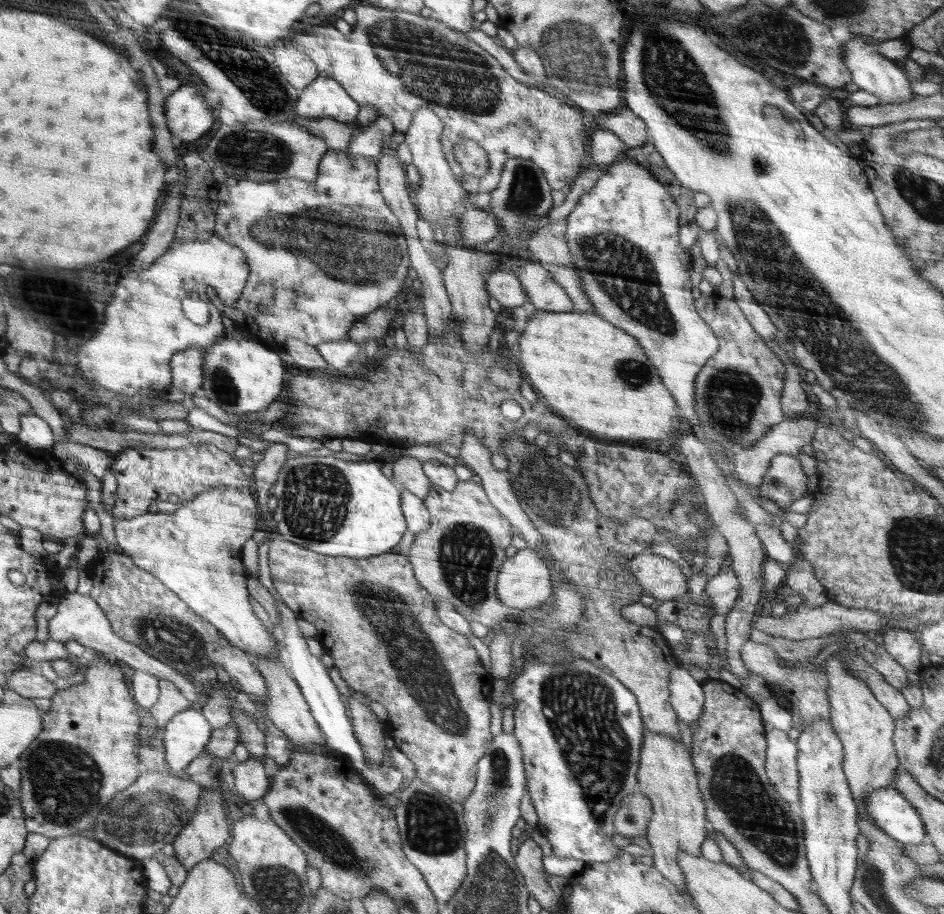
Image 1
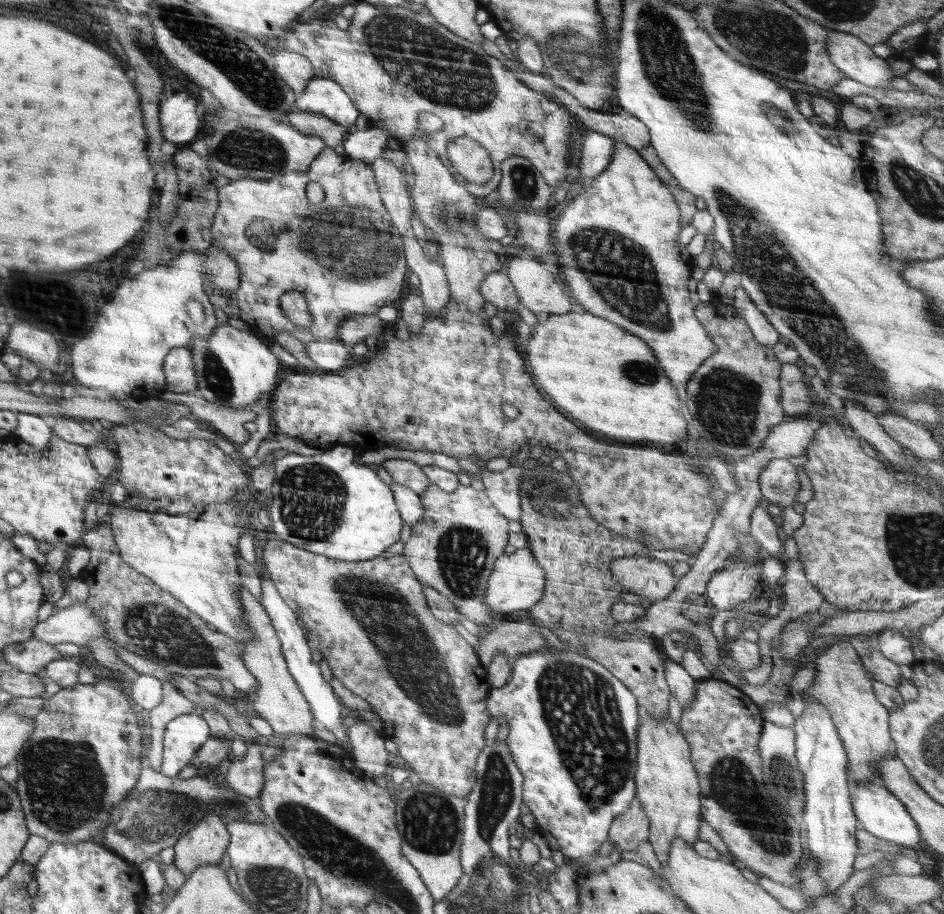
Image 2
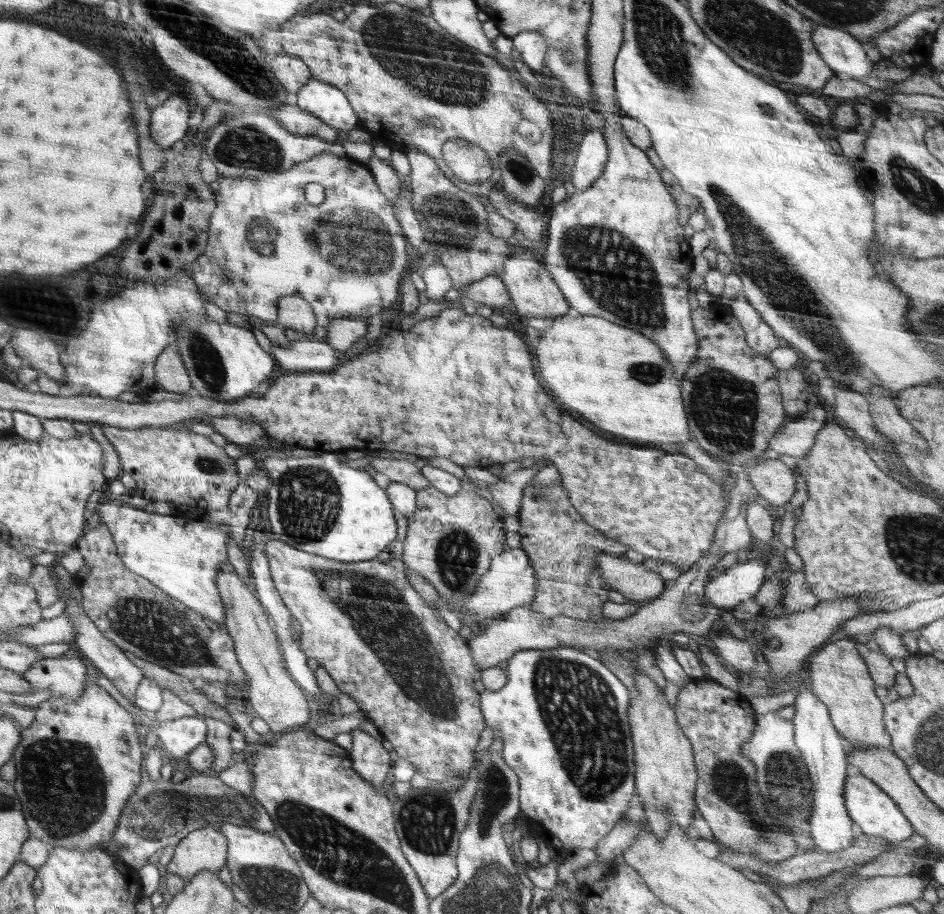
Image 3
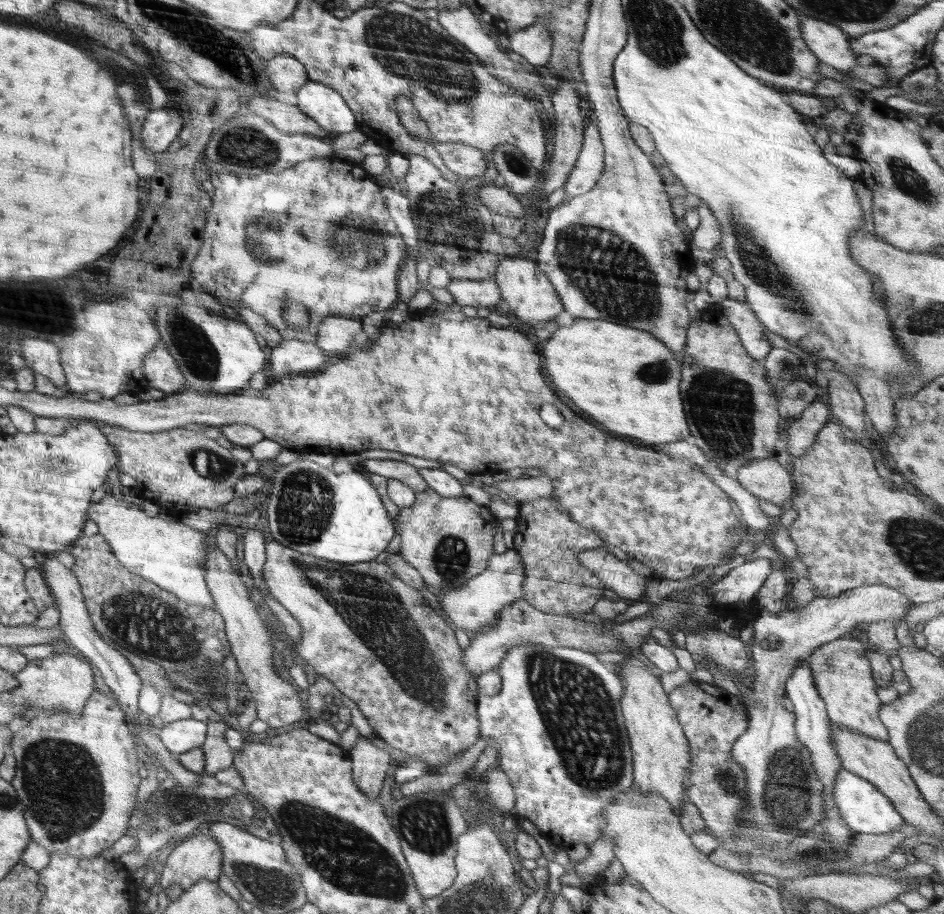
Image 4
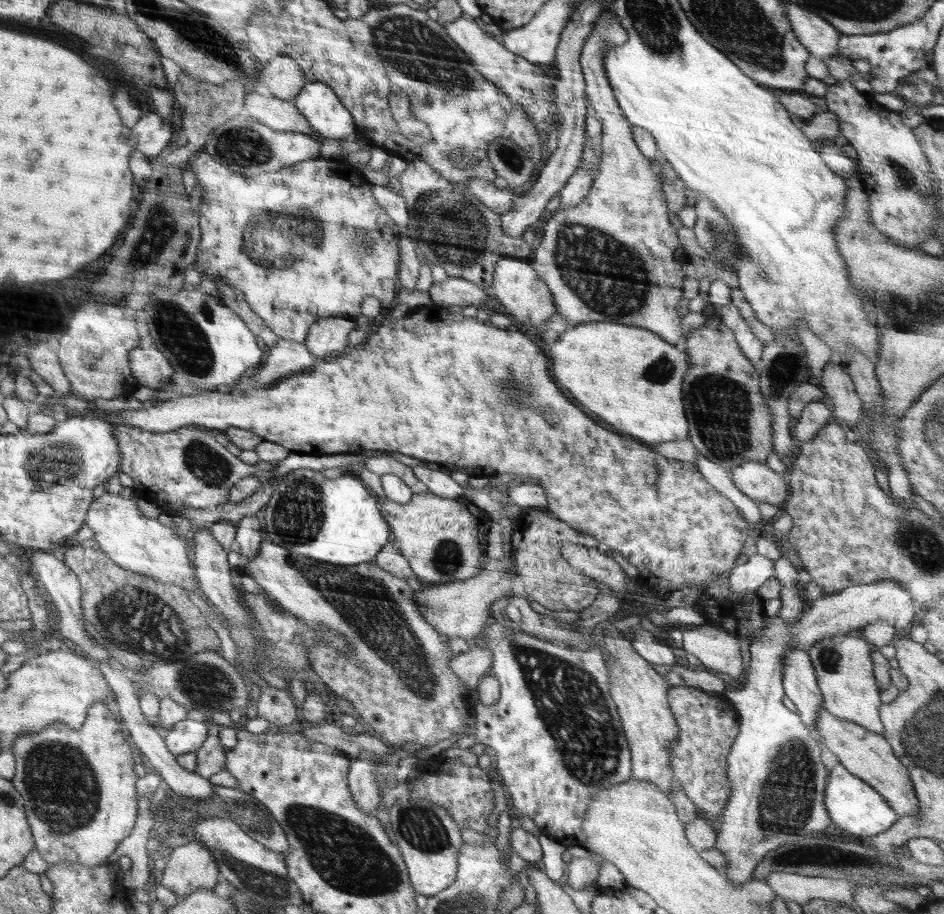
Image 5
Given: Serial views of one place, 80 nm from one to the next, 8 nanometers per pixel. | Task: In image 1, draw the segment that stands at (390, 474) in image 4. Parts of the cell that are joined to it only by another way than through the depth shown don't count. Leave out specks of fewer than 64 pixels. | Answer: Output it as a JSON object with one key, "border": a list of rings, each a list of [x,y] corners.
{"border":[[[402,457],[392,460],[392,472],[396,482],[400,482],[402,488],[409,490],[412,494],[423,499],[429,492],[432,486],[431,480],[423,471],[423,463],[414,457]]]}

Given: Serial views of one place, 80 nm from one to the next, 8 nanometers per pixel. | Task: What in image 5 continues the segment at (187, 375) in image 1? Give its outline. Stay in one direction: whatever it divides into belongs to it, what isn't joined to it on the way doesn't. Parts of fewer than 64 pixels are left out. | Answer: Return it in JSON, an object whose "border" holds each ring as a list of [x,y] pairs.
{"border":[[[134,347],[129,350],[130,371],[132,376],[144,385],[159,389],[172,380],[174,369],[170,367],[168,359],[156,348]]]}

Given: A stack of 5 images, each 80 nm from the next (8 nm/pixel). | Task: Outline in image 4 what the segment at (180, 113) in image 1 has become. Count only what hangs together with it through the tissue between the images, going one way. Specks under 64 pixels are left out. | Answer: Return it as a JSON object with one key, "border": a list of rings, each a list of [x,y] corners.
{"border":[[[176,104],[168,109],[150,109],[140,130],[140,142],[152,153],[165,153],[182,130],[182,114]]]}

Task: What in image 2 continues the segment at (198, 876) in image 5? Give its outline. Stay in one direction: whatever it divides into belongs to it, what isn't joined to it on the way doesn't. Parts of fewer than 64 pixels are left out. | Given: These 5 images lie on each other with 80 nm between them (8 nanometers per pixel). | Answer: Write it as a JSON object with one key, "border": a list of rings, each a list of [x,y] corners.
{"border":[[[211,814],[176,842],[173,865],[189,876],[199,866],[219,865],[218,860],[222,858],[226,846],[229,846],[228,832],[222,824],[222,818]]]}

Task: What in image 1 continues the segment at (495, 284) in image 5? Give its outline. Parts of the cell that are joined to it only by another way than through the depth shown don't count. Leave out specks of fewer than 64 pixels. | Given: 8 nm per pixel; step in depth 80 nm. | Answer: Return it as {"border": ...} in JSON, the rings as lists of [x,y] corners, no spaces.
{"border":[[[520,260],[511,269],[527,294],[531,312],[570,312],[575,307],[564,289],[552,278],[552,275],[536,261],[534,264]]]}

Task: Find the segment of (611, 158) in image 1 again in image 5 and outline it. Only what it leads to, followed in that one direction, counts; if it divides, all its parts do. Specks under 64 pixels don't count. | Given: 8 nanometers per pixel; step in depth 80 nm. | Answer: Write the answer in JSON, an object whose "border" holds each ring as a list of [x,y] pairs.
{"border":[[[589,109],[587,112],[585,133],[587,140],[585,141],[579,167],[559,192],[560,209],[562,210],[582,202],[582,199],[589,193],[593,180],[598,174],[602,156],[602,124],[600,124],[593,109]]]}

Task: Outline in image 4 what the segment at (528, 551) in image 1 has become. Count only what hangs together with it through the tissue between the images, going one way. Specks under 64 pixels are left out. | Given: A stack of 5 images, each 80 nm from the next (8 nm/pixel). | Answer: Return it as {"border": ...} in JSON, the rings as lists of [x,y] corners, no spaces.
{"border":[[[513,548],[502,554],[492,554],[482,574],[478,574],[476,578],[472,578],[470,582],[456,590],[444,594],[436,593],[440,608],[450,619],[445,623],[456,632],[462,630],[470,635],[483,631],[497,620],[497,612],[504,606],[510,606],[516,600],[524,600],[524,580],[526,580],[524,563]]]}

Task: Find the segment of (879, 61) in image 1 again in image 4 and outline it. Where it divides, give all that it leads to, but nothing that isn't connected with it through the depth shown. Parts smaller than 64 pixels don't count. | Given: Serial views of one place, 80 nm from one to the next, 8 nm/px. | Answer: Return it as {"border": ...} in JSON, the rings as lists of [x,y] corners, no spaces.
{"border":[[[797,12],[802,40],[820,61],[846,73],[857,65],[857,54],[851,51],[849,34],[838,26]]]}

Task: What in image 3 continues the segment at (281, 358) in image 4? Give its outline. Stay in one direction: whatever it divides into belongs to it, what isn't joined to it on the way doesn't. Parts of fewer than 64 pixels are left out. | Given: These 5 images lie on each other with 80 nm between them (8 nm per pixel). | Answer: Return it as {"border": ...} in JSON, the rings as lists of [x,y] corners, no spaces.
{"border":[[[324,340],[292,341],[287,347],[274,346],[272,354],[282,372],[328,371],[342,363],[338,353],[340,350],[332,348]]]}

